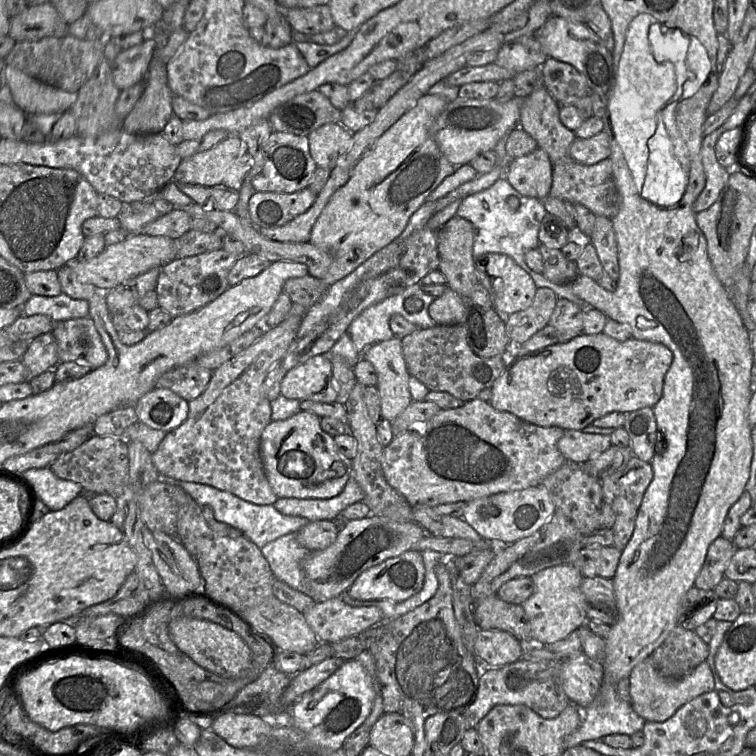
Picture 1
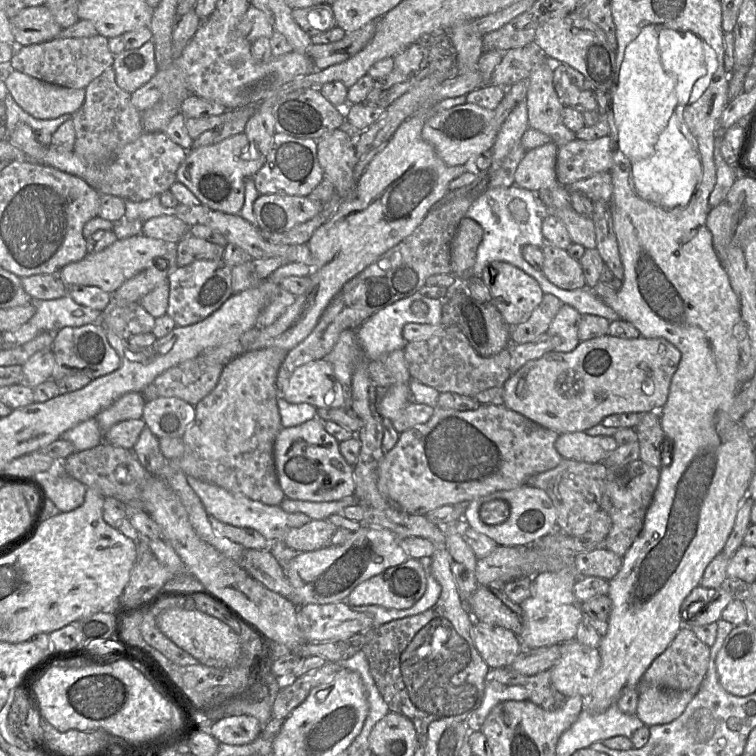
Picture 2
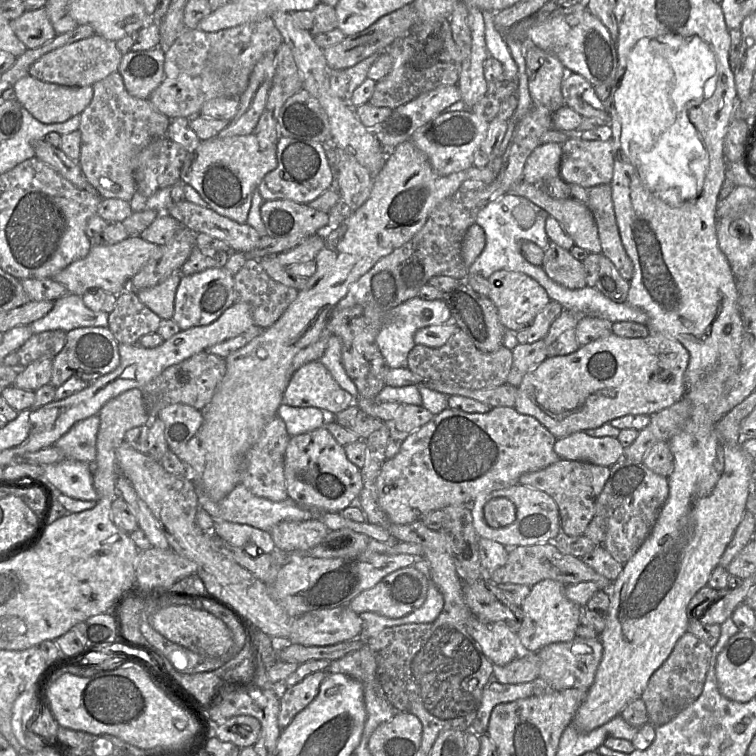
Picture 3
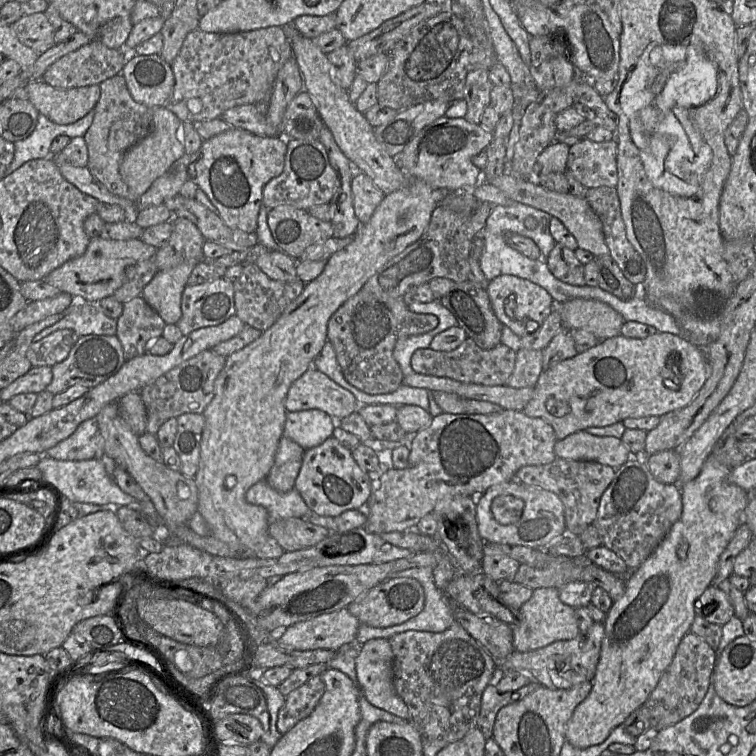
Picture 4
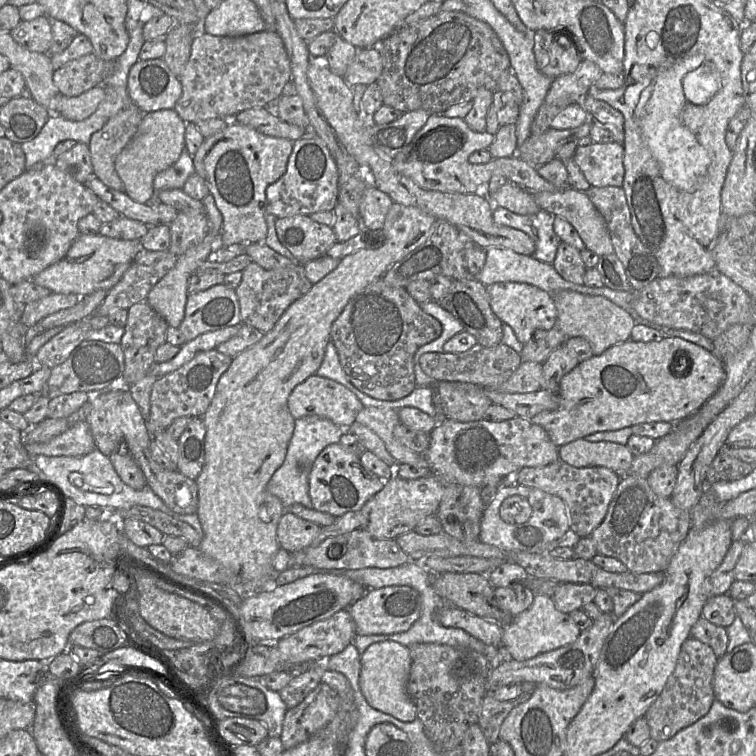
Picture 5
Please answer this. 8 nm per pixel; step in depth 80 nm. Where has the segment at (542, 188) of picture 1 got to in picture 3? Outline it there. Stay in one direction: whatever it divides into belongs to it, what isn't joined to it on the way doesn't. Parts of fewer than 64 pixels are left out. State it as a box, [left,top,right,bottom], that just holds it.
[523,143,562,185]

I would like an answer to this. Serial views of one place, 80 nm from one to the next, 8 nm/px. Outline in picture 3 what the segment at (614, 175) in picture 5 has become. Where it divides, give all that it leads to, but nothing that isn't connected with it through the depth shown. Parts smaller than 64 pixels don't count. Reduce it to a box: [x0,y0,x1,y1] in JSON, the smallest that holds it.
[559,135,613,189]

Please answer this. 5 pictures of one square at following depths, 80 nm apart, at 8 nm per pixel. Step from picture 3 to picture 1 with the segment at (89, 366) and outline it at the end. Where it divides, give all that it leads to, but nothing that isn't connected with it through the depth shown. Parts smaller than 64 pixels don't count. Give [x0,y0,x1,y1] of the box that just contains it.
[52,318,107,370]

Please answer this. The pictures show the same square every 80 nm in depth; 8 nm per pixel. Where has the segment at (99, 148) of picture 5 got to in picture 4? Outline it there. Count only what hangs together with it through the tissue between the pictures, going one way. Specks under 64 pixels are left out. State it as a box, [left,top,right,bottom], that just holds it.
[84,74,153,201]

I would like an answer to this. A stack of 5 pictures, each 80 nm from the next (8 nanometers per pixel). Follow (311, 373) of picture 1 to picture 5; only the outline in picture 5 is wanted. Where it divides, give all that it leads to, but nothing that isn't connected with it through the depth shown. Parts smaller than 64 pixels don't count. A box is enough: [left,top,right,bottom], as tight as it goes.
[287,374,364,430]

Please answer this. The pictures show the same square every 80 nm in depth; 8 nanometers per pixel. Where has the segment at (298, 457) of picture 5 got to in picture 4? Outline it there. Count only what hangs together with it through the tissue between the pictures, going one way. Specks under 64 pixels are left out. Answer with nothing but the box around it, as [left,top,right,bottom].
[246,409,337,522]

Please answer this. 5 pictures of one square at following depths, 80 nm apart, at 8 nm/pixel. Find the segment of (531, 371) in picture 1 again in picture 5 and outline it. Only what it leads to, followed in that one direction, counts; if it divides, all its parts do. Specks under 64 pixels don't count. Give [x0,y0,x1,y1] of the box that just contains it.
[530,336,725,448]

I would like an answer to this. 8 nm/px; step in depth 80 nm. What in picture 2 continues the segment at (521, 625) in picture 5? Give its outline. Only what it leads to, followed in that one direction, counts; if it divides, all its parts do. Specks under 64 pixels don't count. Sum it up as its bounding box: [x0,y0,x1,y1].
[519,572,585,648]

